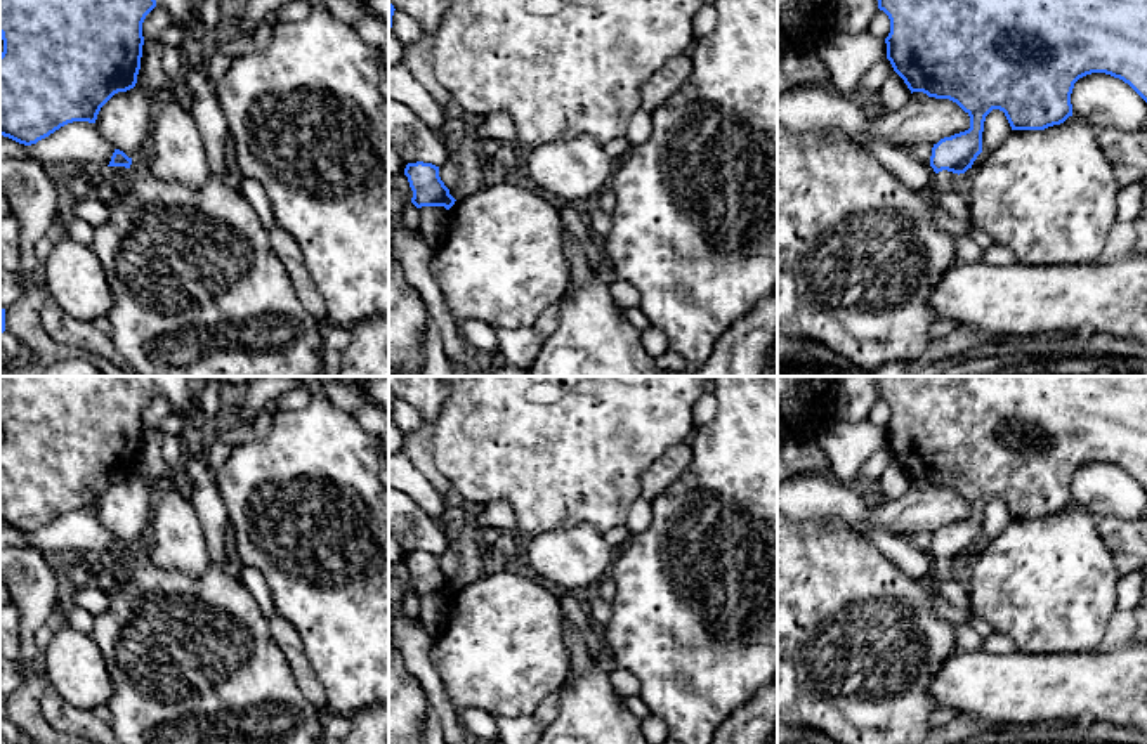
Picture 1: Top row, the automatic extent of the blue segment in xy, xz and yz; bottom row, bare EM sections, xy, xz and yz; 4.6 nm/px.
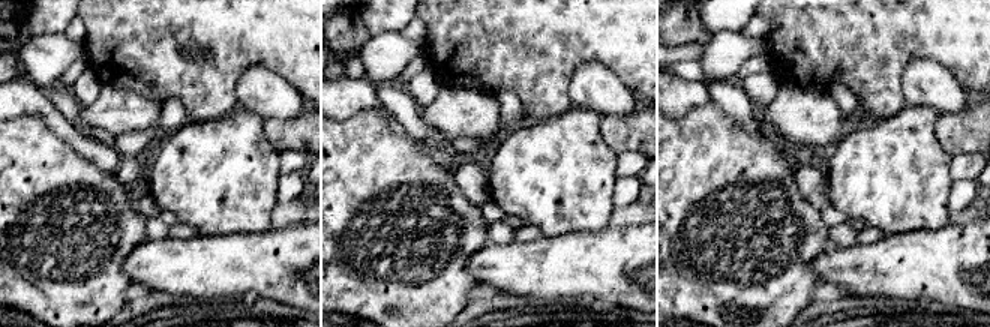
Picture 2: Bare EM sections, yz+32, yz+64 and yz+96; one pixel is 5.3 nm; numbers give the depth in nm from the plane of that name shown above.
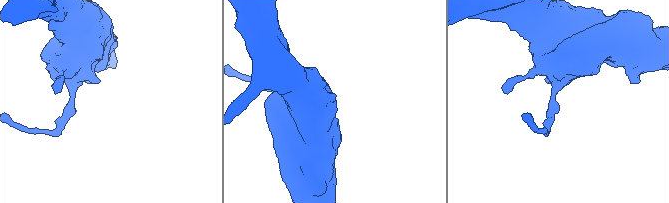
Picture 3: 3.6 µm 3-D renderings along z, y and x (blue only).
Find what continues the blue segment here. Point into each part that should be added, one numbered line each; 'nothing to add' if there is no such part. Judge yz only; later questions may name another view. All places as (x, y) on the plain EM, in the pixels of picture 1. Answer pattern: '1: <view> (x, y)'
1: yz (946, 569)

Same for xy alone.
nothing to add

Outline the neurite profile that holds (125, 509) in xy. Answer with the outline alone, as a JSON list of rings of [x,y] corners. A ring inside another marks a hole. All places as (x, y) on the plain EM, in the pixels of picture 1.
[[[137,473],[115,482],[99,499],[99,522],[128,546],[135,548],[149,534],[154,487]]]

